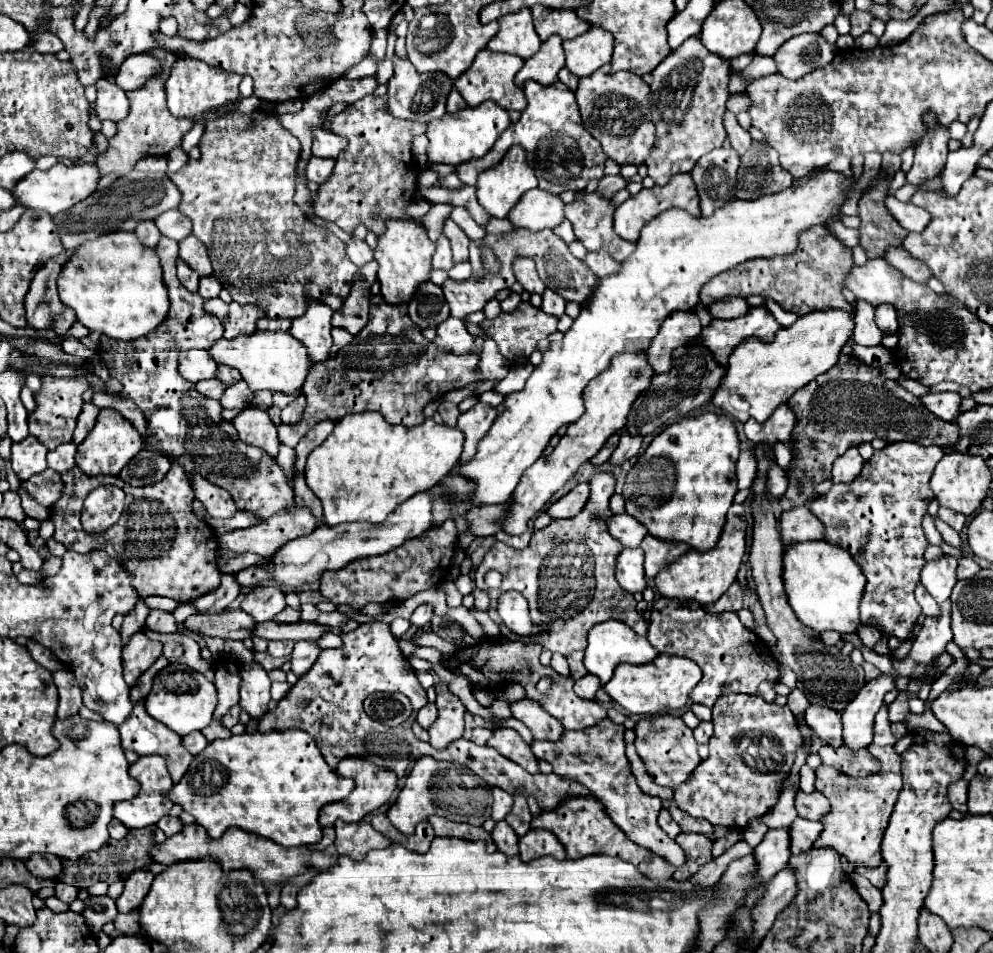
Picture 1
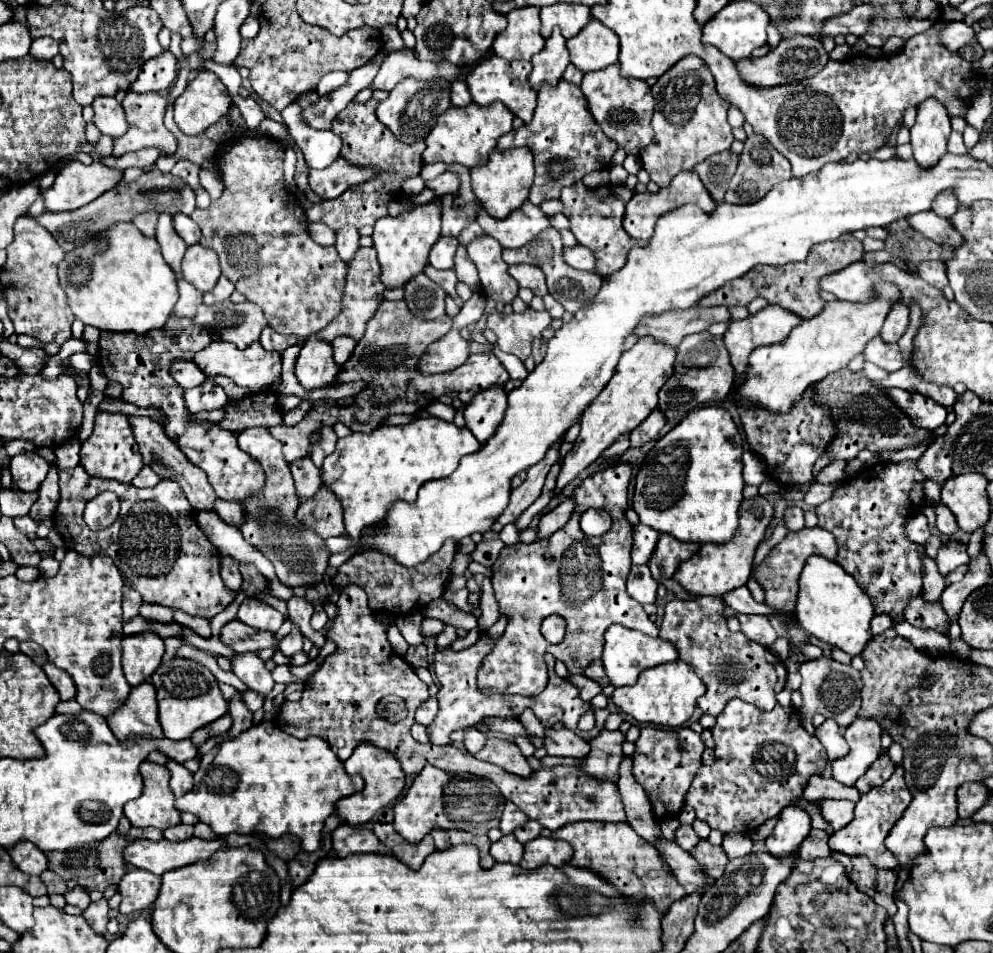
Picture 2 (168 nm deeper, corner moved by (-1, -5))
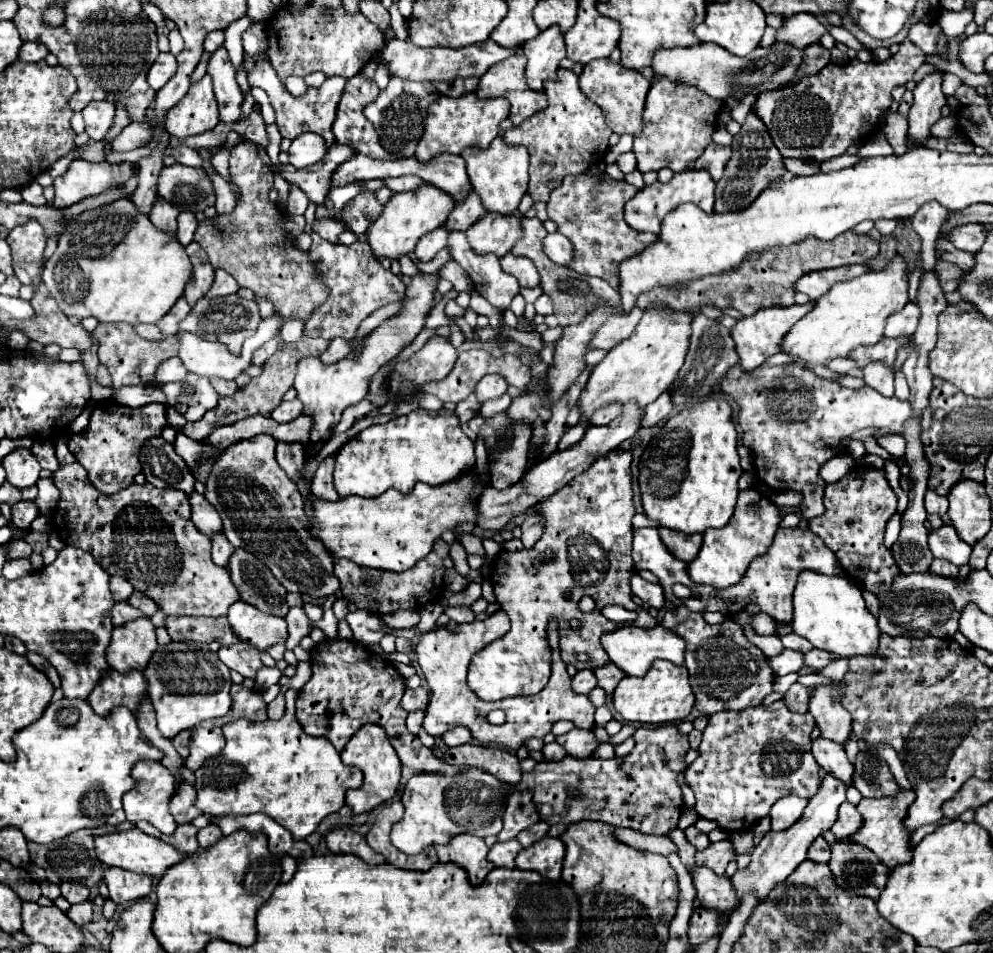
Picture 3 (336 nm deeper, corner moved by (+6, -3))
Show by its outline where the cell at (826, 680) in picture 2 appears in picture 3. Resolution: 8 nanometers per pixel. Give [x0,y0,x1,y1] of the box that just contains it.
[808,681,850,745]

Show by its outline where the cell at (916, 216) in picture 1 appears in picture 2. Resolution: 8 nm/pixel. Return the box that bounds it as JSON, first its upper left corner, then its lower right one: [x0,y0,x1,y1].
[907,211,963,247]

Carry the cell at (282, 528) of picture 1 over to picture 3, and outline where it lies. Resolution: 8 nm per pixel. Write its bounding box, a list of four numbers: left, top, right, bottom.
[312,455,340,501]

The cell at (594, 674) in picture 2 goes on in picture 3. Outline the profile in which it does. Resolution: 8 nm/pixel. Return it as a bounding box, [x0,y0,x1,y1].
[592,663,624,693]

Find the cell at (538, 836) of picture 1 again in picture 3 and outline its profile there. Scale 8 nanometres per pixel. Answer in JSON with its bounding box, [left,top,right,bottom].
[516,837,564,879]

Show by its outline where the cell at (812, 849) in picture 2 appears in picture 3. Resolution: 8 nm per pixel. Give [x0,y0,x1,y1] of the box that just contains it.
[808,837,830,863]

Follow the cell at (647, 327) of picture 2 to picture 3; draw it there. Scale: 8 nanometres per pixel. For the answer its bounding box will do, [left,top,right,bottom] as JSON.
[592,307,644,349]

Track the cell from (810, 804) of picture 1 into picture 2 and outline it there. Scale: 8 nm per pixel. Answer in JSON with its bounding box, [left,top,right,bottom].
[821,799,855,831]

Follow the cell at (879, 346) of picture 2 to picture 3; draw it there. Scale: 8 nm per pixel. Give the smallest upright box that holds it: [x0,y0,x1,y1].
[864,363,894,397]

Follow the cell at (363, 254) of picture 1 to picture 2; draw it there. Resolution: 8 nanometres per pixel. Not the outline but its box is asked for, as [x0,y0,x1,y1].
[335,227,359,261]

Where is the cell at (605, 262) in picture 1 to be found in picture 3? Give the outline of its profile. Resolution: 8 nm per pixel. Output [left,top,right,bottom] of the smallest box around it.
[544,233,572,267]

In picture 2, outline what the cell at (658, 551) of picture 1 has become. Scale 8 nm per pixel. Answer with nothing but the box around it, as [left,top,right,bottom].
[649,535,699,581]

